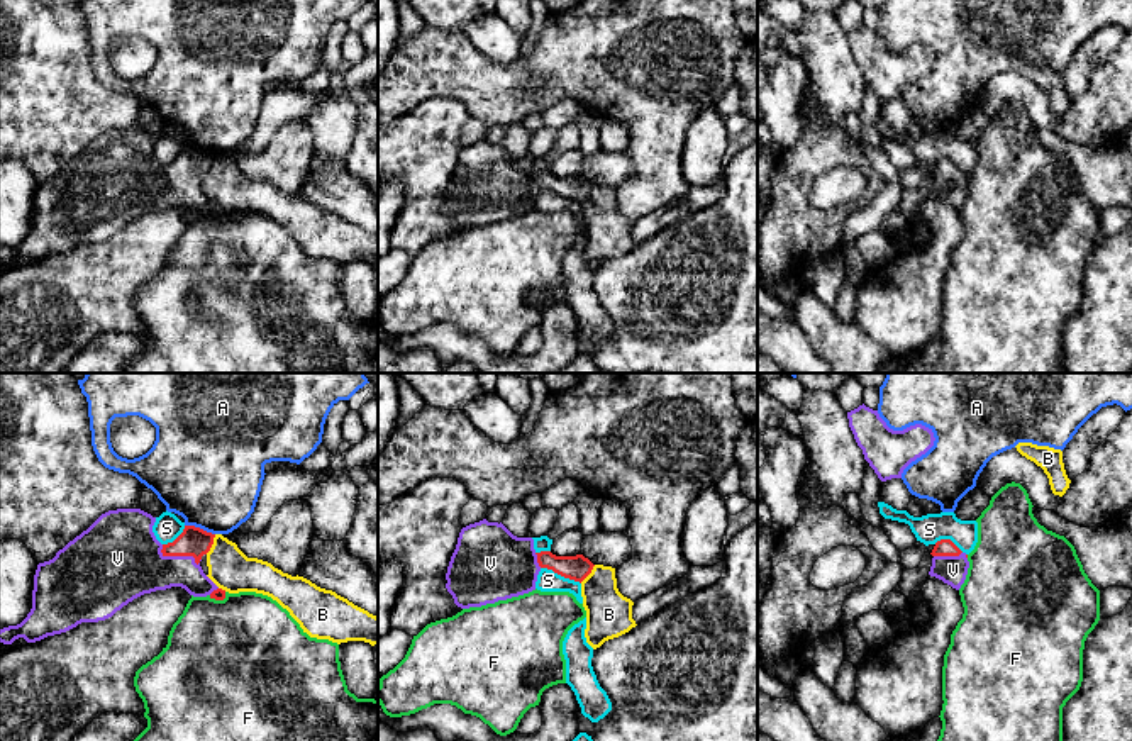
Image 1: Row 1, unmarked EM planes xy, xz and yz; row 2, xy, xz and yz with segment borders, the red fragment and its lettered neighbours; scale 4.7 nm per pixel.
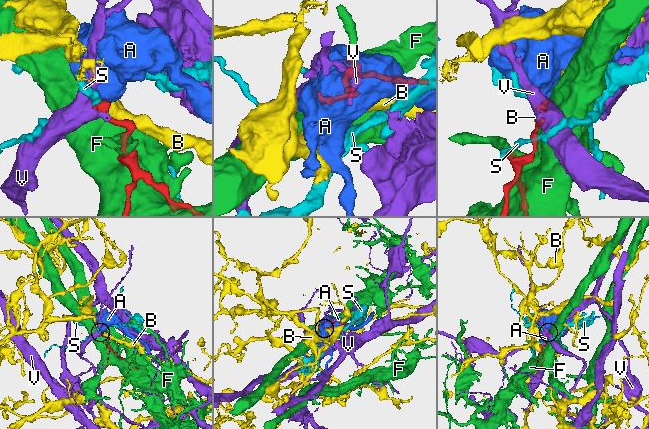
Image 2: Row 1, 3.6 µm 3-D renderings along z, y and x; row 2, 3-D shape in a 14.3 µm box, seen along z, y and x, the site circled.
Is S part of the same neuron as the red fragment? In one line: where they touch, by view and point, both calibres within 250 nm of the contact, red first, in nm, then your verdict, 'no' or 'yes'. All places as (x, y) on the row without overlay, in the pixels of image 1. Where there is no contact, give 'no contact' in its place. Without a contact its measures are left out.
meets red in xz at (561, 195); 120 nm thick on the red side, 100 nm on the other; no

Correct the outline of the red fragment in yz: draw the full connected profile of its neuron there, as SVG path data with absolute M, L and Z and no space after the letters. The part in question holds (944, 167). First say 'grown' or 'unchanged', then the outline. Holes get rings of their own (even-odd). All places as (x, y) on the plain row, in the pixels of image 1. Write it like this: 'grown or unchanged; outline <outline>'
grown; outline M941 159L935 163L930 175L934 178L929 195L959 210L969 188L966 173L963 173L951 159Z

